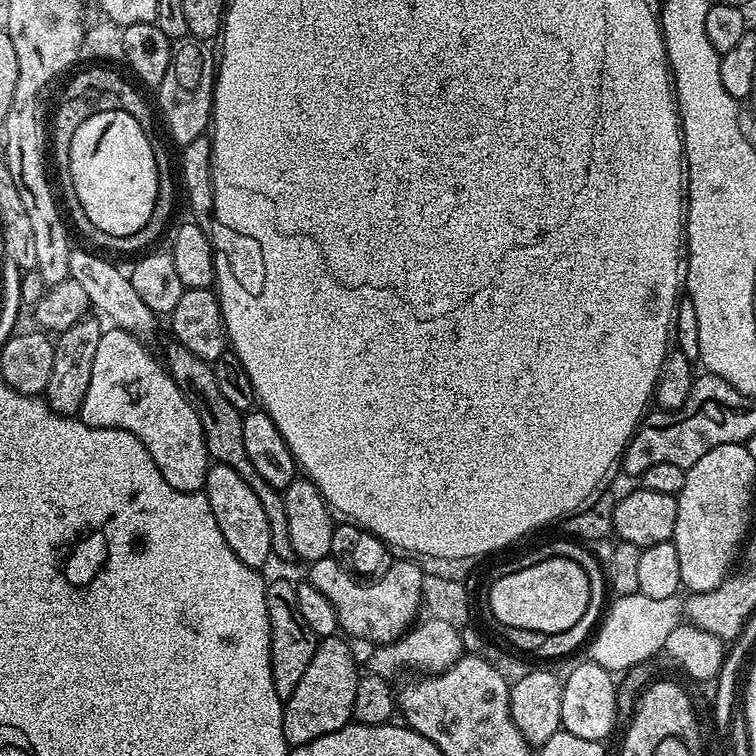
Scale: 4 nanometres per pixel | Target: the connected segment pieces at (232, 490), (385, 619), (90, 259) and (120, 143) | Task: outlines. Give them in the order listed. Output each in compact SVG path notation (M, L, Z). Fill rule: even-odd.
M213 463L202 492L210 502L210 510L214 510L214 518L218 518L218 530L222 530L222 538L226 538L230 550L234 550L246 566L263 569L263 564L273 559L270 522L266 510L262 510L262 502L258 502L258 494L250 490L246 478L230 466Z
M331 556L313 560L307 565L307 583L313 584L334 606L340 619L340 628L348 631L349 637L357 636L360 640L373 640L373 645L390 644L400 639L409 628L413 627L416 611L422 608L423 568L412 558L393 559L384 571L367 582L361 582L352 573L333 560Z
M73 250L70 254L70 270L68 271L70 279L78 282L82 286L82 290L86 290L89 305L93 309L96 308L101 312L99 315L103 317L109 325L121 328L124 332L129 332L131 336L136 337L141 342L148 342L148 339L156 332L157 313L150 310L150 306L146 306L146 302L142 302L142 298L138 298L138 293L134 291L131 275L119 272L114 265L108 260L103 260L95 251L80 252Z
M113 106L108 113L94 113L78 126L70 142L70 174L83 208L88 208L88 216L108 232L140 228L148 220L152 196L160 197L149 133L130 114Z

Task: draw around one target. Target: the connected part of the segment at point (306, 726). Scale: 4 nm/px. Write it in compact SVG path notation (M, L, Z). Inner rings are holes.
M339 635L325 636L317 643L314 658L310 660L310 666L306 666L306 674L302 674L294 694L283 701L284 741L292 748L314 742L314 738L322 738L322 734L334 734L334 730L342 730L352 720L354 694L358 694L362 672L356 669L356 656L347 644L349 641L340 639Z

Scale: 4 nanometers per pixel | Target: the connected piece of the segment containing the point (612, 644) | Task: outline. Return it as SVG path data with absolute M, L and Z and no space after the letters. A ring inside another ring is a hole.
M641 592L629 596L616 596L609 606L596 637L592 640L591 663L602 666L613 674L624 672L643 660L648 660L663 649L670 630L682 620L682 600L679 595L670 598L646 598Z

